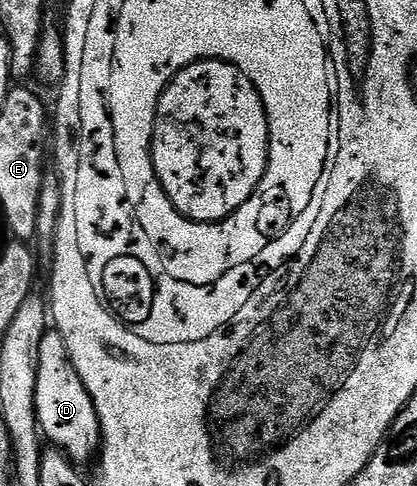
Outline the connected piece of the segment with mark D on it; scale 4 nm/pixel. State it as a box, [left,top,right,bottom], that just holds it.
[36,330,102,466]

